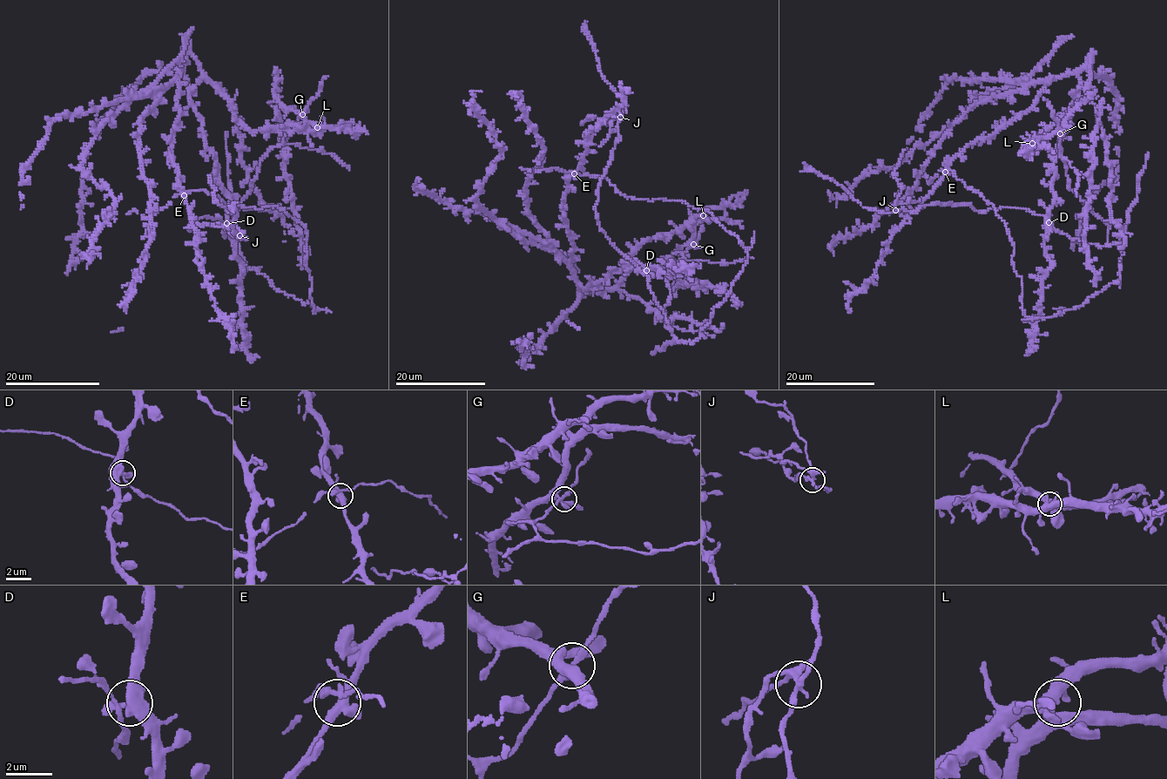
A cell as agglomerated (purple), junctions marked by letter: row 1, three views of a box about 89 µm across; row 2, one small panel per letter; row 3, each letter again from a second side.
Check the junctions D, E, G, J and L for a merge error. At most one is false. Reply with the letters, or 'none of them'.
J

